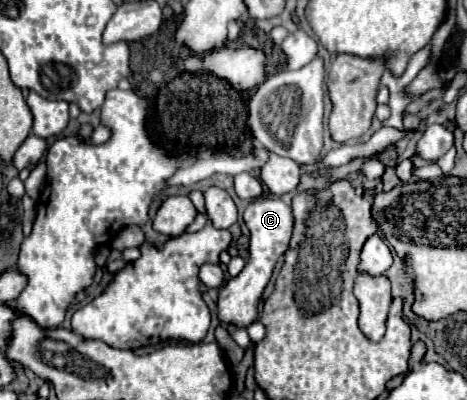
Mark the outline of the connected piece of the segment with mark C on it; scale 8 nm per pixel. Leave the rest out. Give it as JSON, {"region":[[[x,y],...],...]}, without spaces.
{"region":[[[281,198],[253,200],[245,210],[243,220],[245,220],[245,226],[251,232],[251,236],[249,236],[249,258],[247,258],[245,268],[235,278],[231,278],[227,284],[221,286],[217,306],[219,306],[219,320],[221,320],[223,326],[227,326],[227,324],[249,326],[257,318],[259,298],[261,298],[265,286],[269,284],[269,278],[273,274],[277,260],[289,248],[289,238],[291,238],[291,230],[293,230],[291,206],[285,204]]]}

